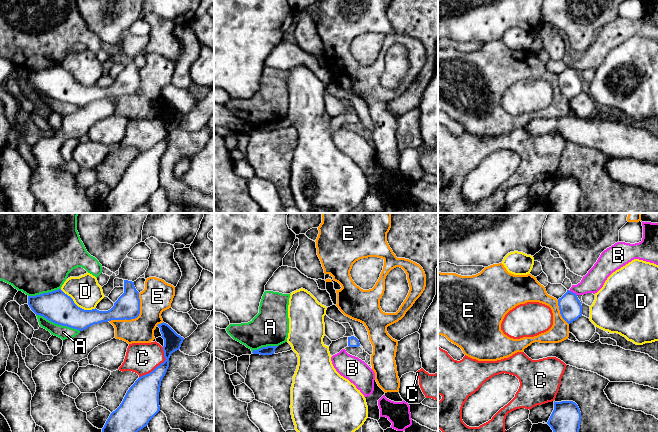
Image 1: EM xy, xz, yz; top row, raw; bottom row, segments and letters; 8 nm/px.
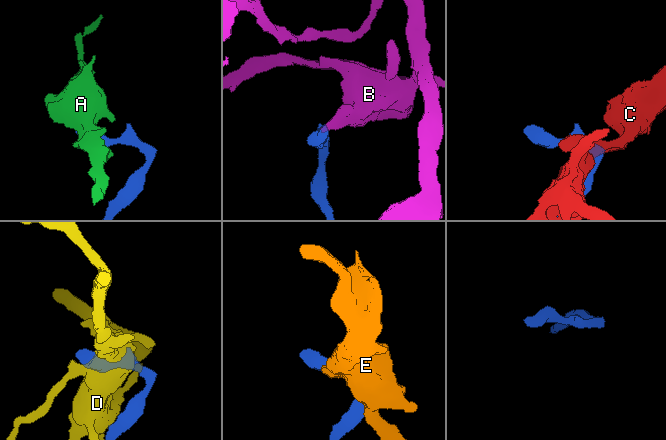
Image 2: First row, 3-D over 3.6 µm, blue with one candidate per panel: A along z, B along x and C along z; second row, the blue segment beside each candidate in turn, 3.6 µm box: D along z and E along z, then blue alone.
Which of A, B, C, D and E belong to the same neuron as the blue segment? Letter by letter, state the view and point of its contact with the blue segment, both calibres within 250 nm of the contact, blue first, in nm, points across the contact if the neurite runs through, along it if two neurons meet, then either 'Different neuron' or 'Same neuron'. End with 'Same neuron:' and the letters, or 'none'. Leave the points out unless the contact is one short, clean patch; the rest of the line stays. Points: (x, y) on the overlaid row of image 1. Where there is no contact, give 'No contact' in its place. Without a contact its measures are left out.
A: Touches blue at xy (58, 324). Thickness 260 nm (blue) against 110 nm. Different neuron
B: Touches blue at yz (572, 292). Thickness 180 nm (blue) against 170 nm. Different neuron
C: Touches blue at xy (159, 365). Thickness 220 nm (blue) against 260 nm. Different neuron
D: Touches blue at xy (76, 305). Thickness 260 nm (blue) against 240 nm. Different neuron
E: Touches blue at xy (134, 318). Thickness 200 nm (blue) against 240 nm. Different neuron
Same neuron: none

